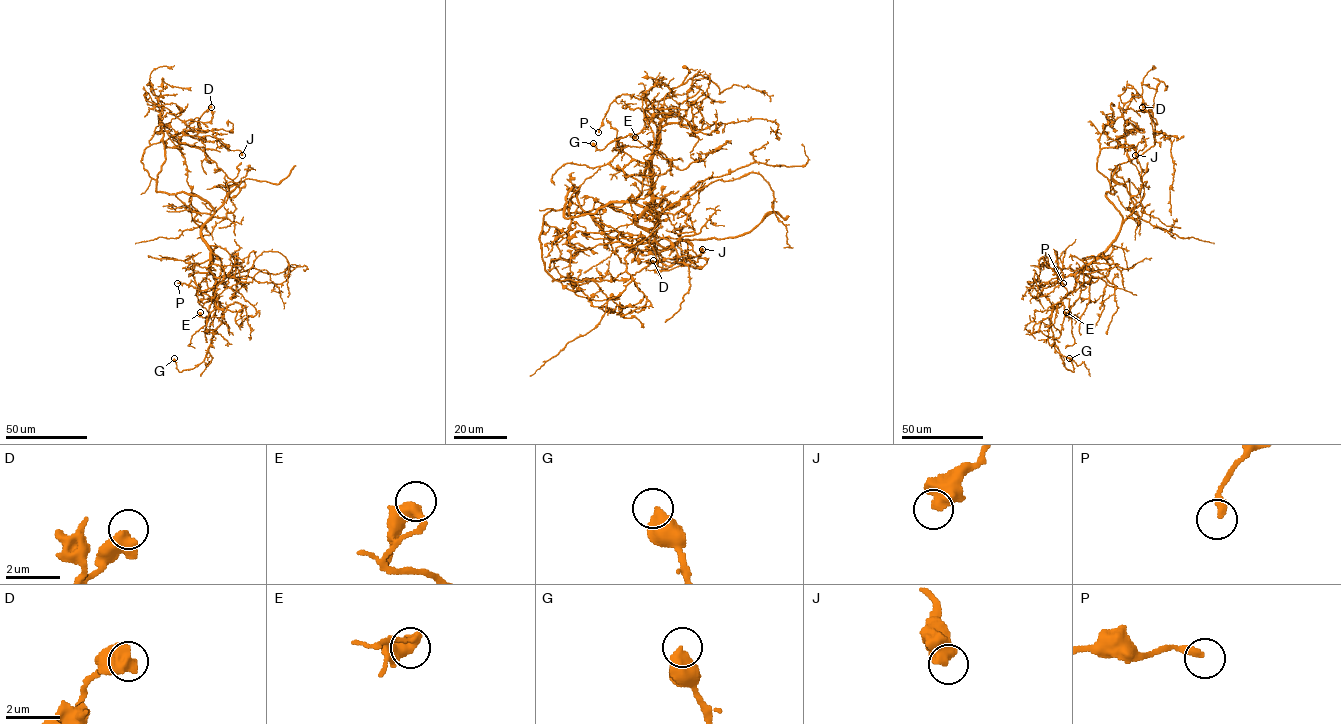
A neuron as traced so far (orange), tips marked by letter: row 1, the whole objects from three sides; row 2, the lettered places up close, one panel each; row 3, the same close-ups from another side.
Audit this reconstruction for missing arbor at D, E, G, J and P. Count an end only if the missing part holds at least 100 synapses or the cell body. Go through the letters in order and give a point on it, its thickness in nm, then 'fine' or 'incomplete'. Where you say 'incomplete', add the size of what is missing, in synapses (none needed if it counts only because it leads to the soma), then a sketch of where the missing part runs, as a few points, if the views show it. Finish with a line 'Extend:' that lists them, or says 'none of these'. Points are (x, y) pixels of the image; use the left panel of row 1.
D: (211, 107) | 700 nm | fine
E: (200, 312) | 440 nm | fine
G: (174, 358) | 500 nm | fine
J: (242, 155) | 440 nm | fine
P: (177, 283) | 280 nm | fine
Extend: none of these

